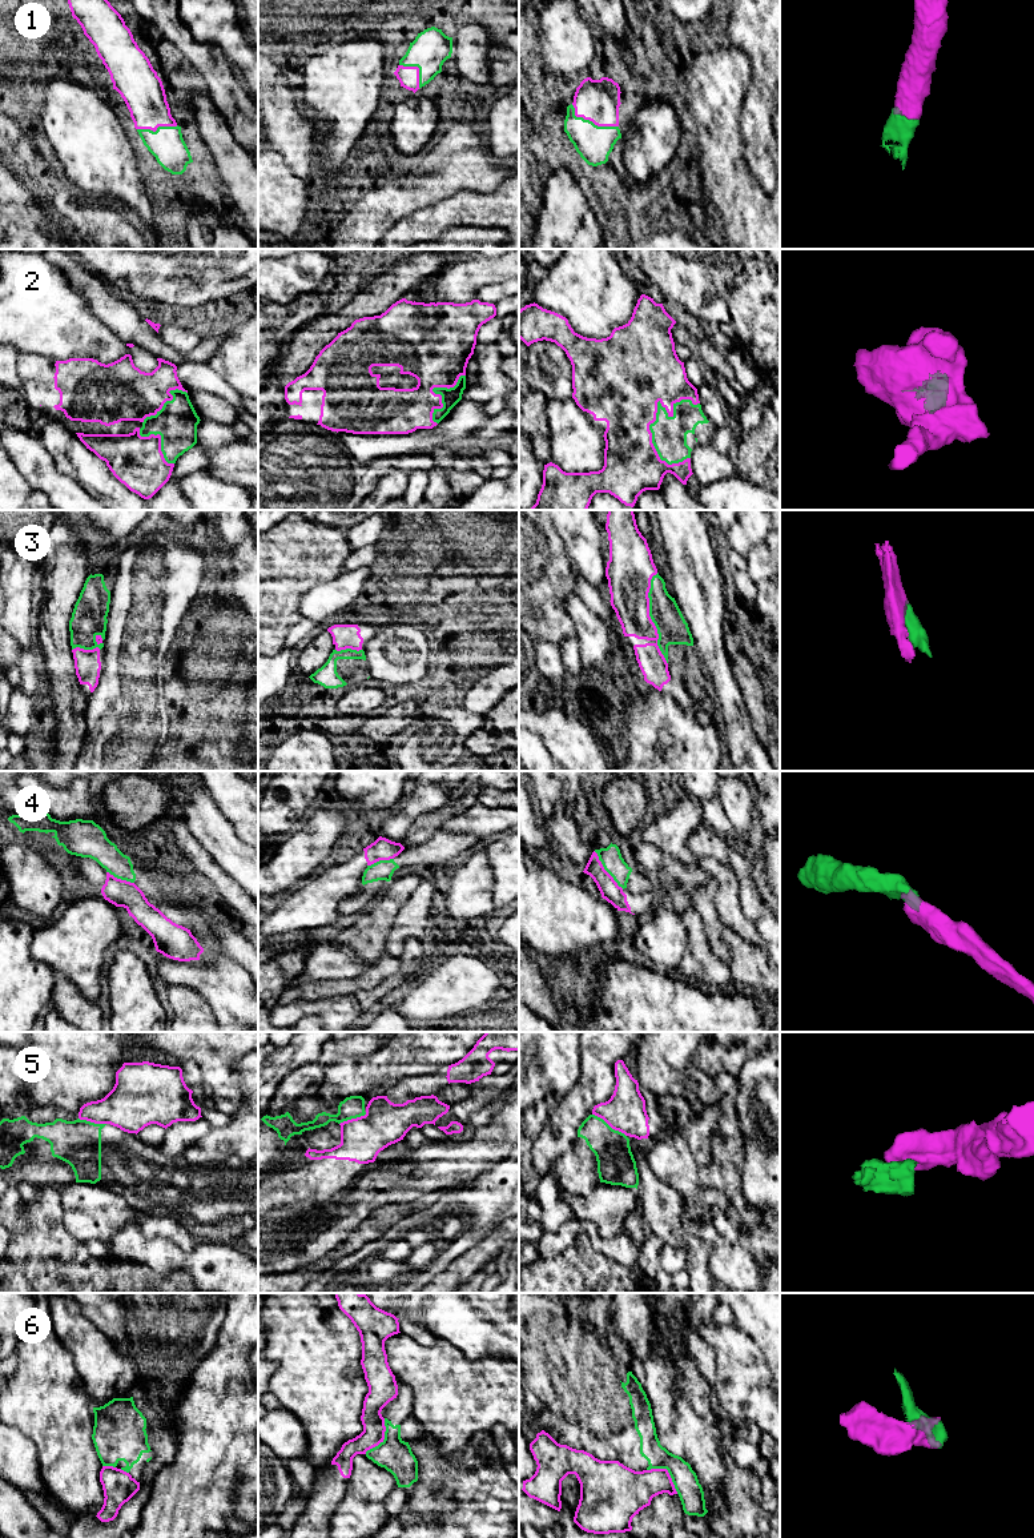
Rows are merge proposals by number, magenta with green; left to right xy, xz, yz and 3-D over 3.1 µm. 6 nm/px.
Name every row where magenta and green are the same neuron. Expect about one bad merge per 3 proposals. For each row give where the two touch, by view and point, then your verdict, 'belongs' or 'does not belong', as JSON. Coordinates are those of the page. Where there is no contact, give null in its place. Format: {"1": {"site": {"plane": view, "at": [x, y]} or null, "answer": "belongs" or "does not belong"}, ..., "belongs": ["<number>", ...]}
{"1": {"site": {"plane": "yz", "at": [591, 120]}, "answer": "belongs"}, "2": {"site": {"plane": "yz", "at": [656, 409]}, "answer": "belongs"}, "3": {"site": {"plane": "yz", "at": [650, 618]}, "answer": "belongs"}, "4": {"site": {"plane": "yz", "at": [606, 871]}, "answer": "does not belong"}, "5": {"site": {"plane": "yz", "at": [610, 1125]}, "answer": "does not belong"}, "6": {"site": {"plane": "yz", "at": [667, 1472]}, "answer": "does not belong"}, "belongs": ["1", "2", "3"]}

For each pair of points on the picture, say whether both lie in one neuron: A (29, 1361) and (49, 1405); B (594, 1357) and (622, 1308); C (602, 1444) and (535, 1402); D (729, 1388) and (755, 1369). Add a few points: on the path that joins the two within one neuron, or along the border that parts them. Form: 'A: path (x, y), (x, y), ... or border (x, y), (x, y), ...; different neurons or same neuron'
A: path (40, 1372), (44, 1376), (44, 1394); same neuron
B: border (610, 1306), (611, 1322); different neurons
C: path (595, 1416), (554, 1374), (539, 1374); same neuron
D: path (736, 1388), (748, 1376); same neuron

